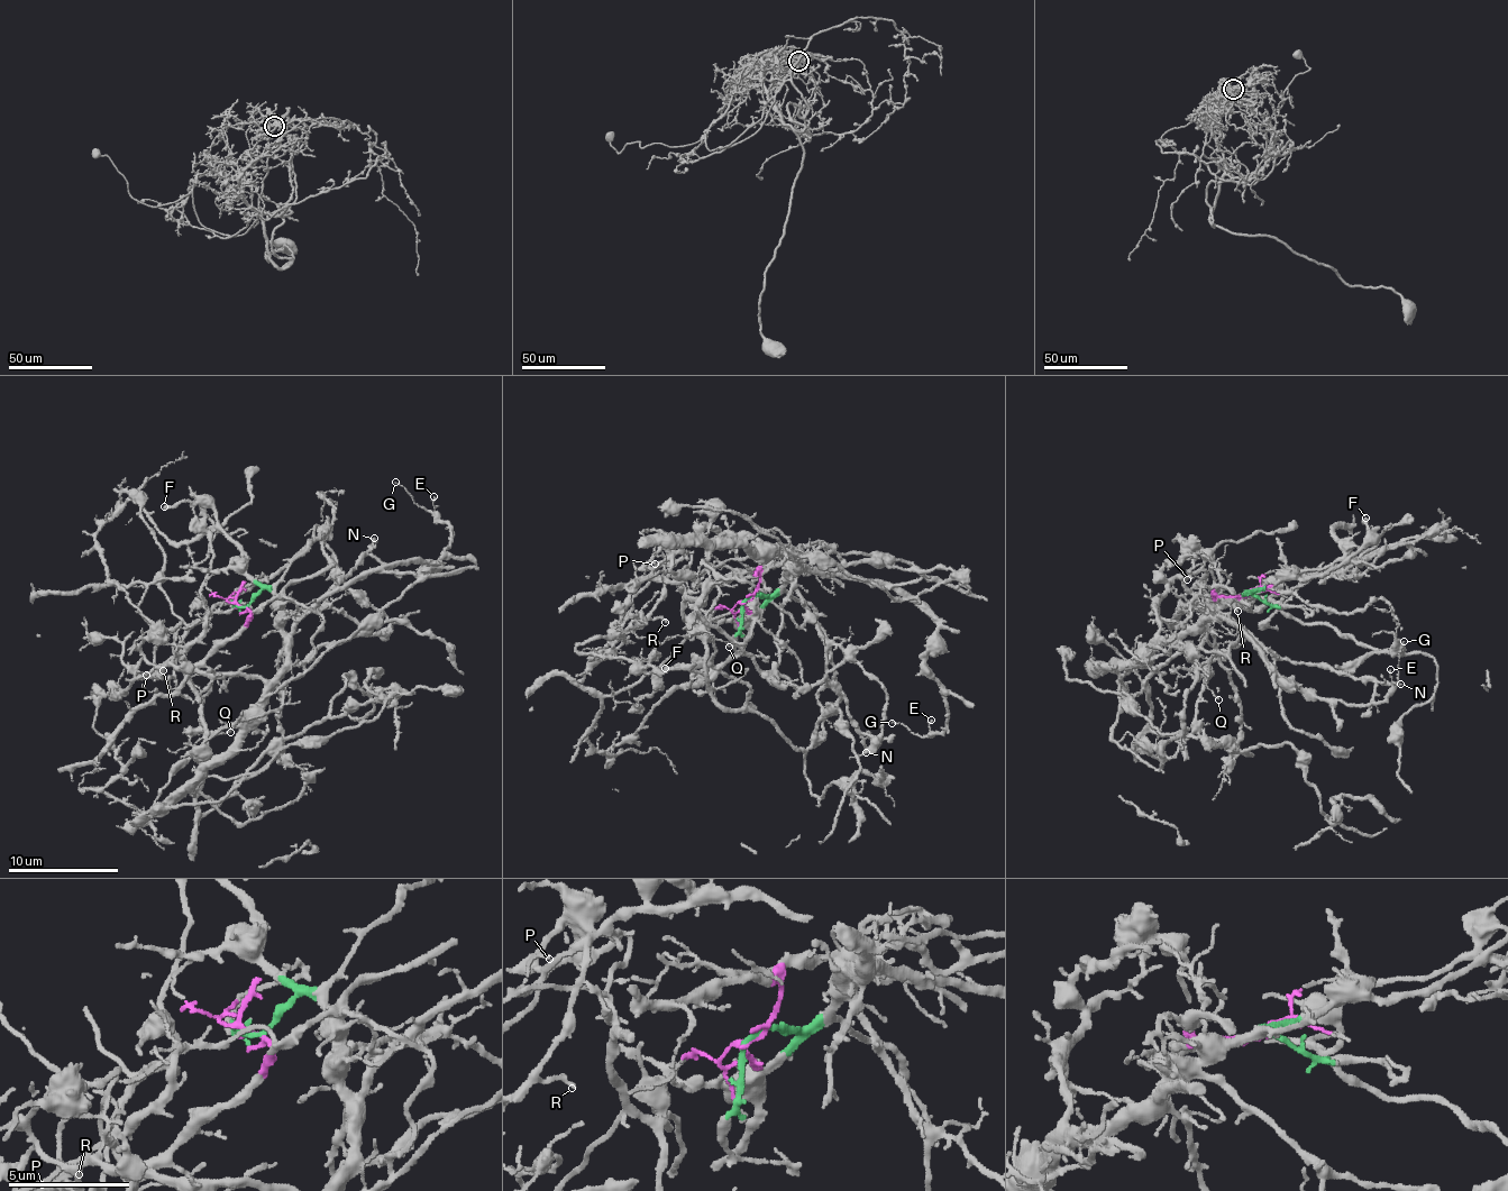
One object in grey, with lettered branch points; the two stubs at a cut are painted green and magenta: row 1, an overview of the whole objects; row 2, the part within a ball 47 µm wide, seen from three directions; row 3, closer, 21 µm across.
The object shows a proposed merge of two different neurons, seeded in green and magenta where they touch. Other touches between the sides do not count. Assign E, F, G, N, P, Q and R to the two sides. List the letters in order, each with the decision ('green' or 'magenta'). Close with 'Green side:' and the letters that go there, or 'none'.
E: green
F: green
G: green
N: green
P: green
Q: magenta
R: green
Green side: E, F, G, N, P, R

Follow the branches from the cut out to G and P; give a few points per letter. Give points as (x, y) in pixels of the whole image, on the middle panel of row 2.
G: (748, 599), (804, 568), (925, 604), (935, 620), (925, 662), (947, 703), (947, 729), (917, 734), (893, 723)
P: (748, 599), (771, 595), (793, 556), (752, 538), (688, 540), (643, 573), (655, 562)

